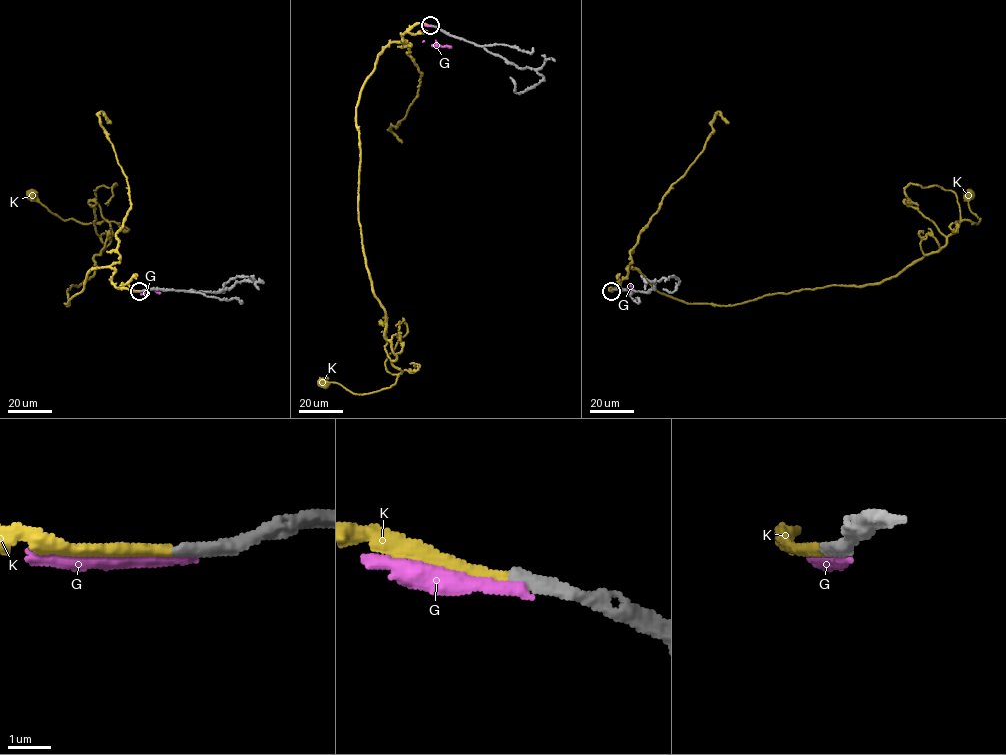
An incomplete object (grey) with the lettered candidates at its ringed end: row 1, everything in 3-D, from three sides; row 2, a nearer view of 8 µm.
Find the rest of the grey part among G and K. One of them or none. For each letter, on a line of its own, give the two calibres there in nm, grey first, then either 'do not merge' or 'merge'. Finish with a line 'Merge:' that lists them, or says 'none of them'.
G: 360/280 nm | do not merge
K: 320/280 nm | merge
Merge: K

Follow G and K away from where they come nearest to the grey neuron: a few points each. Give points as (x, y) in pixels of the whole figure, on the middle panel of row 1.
G: (431, 25), (436, 44), (451, 46)
K: (430, 25), (414, 24), (406, 41), (378, 55), (356, 119), (363, 253), (401, 373), (363, 394), (323, 383)

